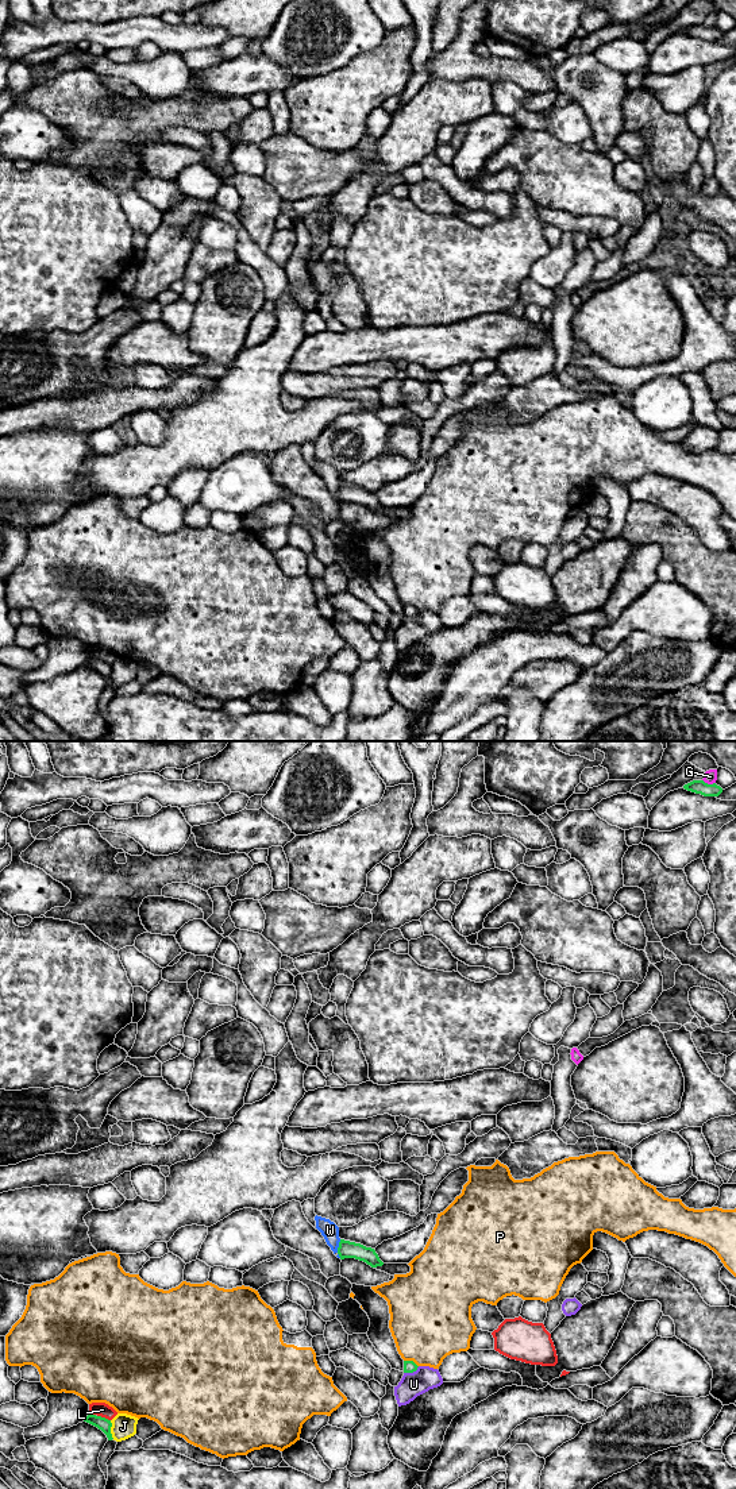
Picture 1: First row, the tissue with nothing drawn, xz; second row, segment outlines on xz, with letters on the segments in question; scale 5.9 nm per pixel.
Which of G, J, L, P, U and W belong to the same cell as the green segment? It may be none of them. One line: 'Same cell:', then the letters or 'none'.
Same cell: none

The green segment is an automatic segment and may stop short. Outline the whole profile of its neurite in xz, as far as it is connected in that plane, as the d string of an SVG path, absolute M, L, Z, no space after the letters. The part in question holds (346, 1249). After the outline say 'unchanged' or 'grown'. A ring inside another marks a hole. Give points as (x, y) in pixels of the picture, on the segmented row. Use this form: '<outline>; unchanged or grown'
M340 1239L339 1242L338 1254L340 1260L355 1258L366 1262L371 1268L384 1265L374 1249L344 1239Z; unchanged

